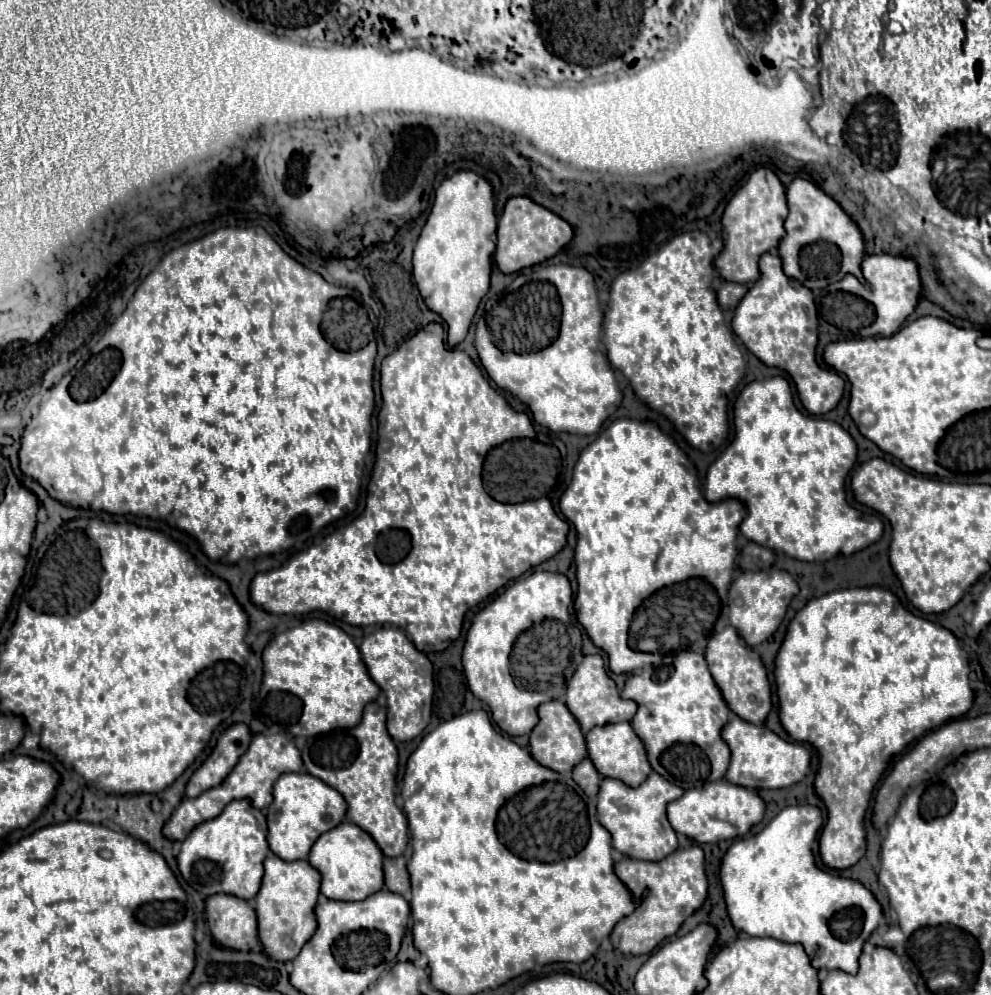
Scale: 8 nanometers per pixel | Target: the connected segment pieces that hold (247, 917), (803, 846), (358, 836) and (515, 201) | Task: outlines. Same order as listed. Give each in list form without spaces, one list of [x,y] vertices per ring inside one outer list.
[[[216,893],[206,901],[206,923],[218,943],[228,949],[258,949],[258,921],[250,901]]]
[[[814,805],[782,809],[760,833],[738,839],[722,859],[720,877],[732,925],[752,937],[774,937],[786,943],[802,943],[816,969],[842,969],[858,973],[858,957],[864,941],[880,925],[882,907],[874,893],[856,879],[846,879],[818,865],[814,845],[822,827],[822,811]]]
[[[342,821],[338,827],[322,833],[310,851],[310,865],[322,873],[320,893],[338,901],[362,901],[380,891],[384,887],[382,859],[384,853],[376,841],[350,821]]]
[[[512,197],[508,199],[498,223],[498,245],[494,259],[502,273],[516,273],[524,267],[532,267],[554,257],[570,239],[572,227],[562,217],[544,209],[528,197]]]

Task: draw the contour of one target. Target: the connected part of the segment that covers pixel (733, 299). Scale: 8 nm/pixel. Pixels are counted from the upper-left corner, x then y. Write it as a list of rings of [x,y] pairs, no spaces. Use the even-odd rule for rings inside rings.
[[[726,281],[720,289],[718,289],[718,303],[724,311],[734,311],[742,299],[742,295],[748,293],[748,285],[742,283],[732,283]]]

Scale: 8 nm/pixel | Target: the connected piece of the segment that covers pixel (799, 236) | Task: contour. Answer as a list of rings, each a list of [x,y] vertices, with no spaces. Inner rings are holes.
[[[794,179],[786,189],[788,195],[788,217],[786,237],[780,243],[780,257],[784,273],[792,279],[802,281],[808,289],[824,289],[844,275],[862,277],[860,261],[864,259],[864,237],[852,217],[820,187],[806,179]]]

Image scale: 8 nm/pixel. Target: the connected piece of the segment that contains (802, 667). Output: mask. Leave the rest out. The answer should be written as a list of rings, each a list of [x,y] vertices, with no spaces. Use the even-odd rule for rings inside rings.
[[[850,587],[850,589],[832,591],[828,595],[812,599],[808,605],[804,605],[796,613],[796,617],[792,619],[792,623],[788,627],[786,639],[778,651],[774,675],[776,675],[776,685],[778,685],[778,697],[780,697],[780,721],[782,721],[784,729],[788,731],[788,735],[792,739],[810,743],[820,751],[820,769],[818,769],[814,787],[828,807],[828,823],[820,835],[820,857],[832,869],[846,869],[846,867],[854,865],[858,859],[862,859],[866,853],[866,825],[864,825],[866,811],[868,811],[876,781],[880,781],[886,767],[894,761],[894,755],[900,755],[910,743],[914,743],[928,731],[940,727],[946,721],[958,719],[970,711],[972,701],[974,701],[974,689],[970,687],[970,677],[968,677],[970,675],[968,653],[964,653],[958,637],[952,631],[948,631],[942,625],[936,625],[924,617],[912,615],[892,591],[888,591],[884,587]]]

